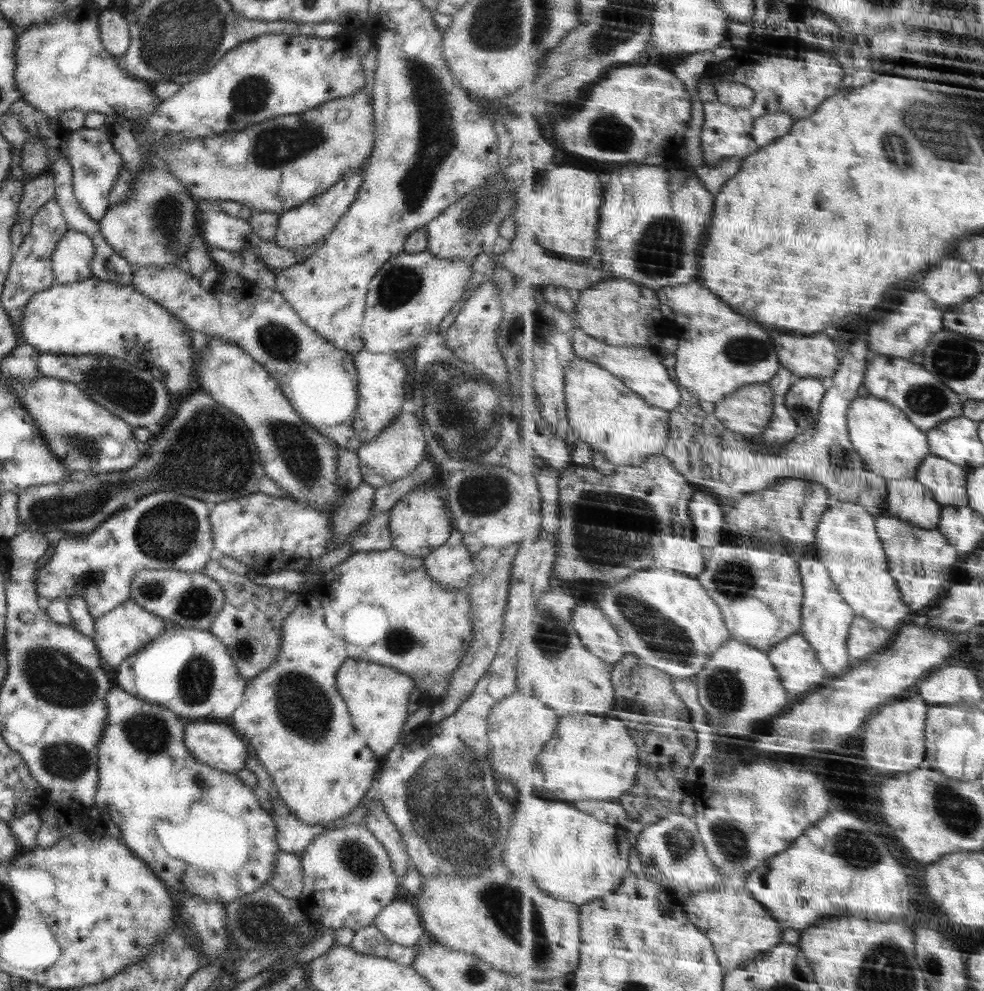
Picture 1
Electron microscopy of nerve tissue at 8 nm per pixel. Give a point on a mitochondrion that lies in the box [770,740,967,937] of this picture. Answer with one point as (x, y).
(856, 849)

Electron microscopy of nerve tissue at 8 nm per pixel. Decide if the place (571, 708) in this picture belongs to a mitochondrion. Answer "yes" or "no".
no

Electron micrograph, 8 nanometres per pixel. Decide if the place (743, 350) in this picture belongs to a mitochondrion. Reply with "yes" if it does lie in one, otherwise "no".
yes

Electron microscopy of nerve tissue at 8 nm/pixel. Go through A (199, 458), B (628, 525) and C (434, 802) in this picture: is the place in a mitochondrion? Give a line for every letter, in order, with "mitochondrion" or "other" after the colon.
A: other
B: mitochondrion
C: mitochondrion

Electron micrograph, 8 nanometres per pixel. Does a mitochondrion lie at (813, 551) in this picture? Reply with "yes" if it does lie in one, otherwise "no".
no

